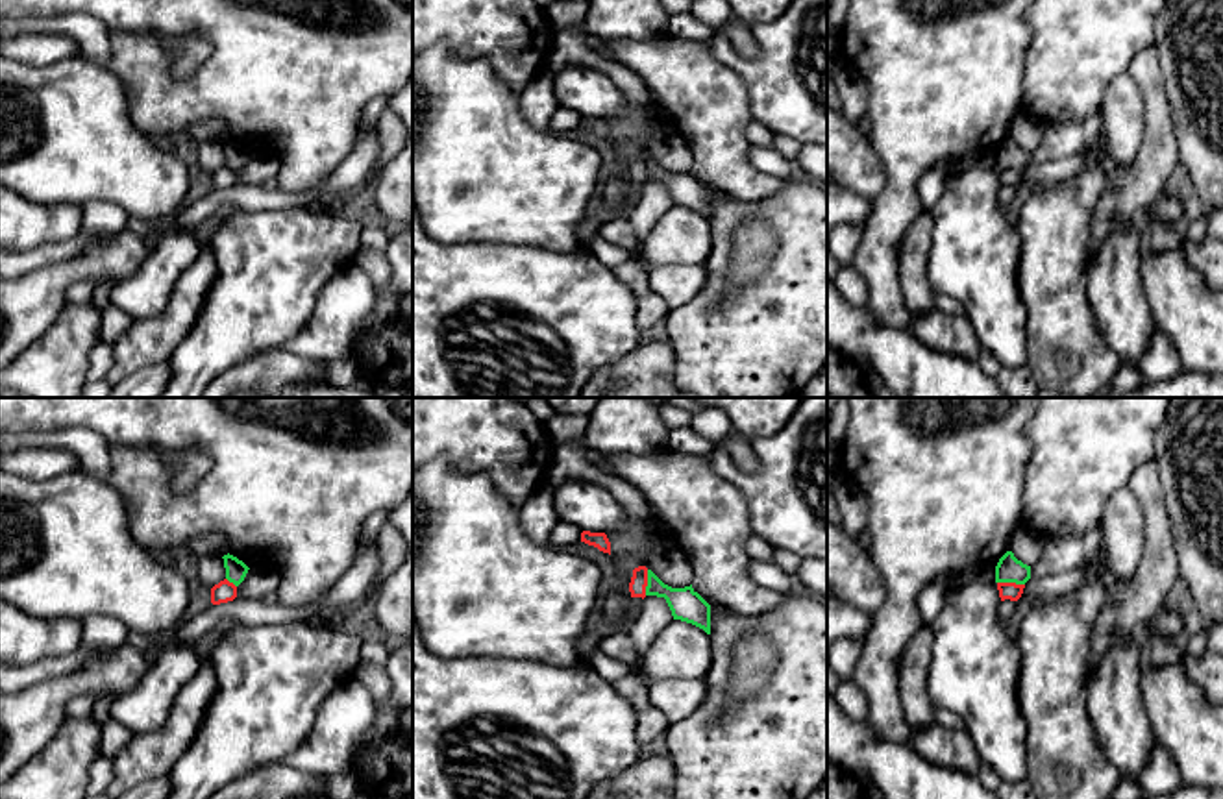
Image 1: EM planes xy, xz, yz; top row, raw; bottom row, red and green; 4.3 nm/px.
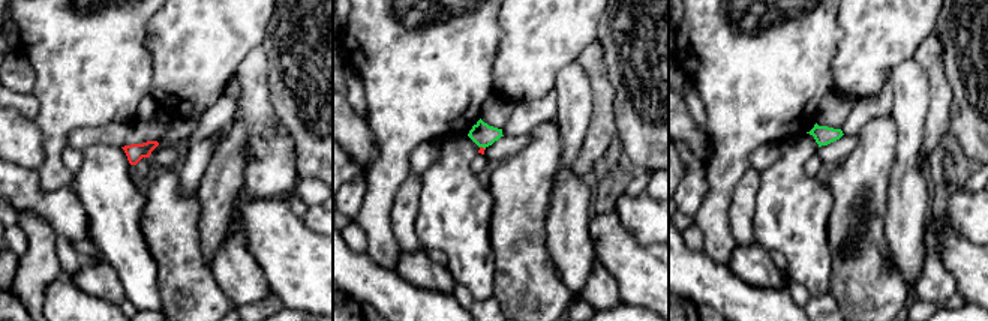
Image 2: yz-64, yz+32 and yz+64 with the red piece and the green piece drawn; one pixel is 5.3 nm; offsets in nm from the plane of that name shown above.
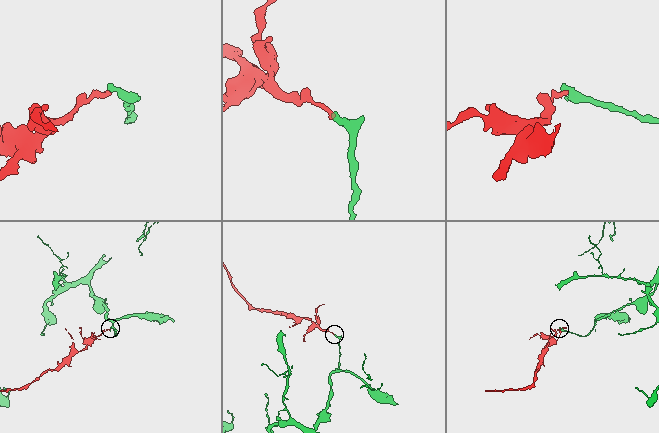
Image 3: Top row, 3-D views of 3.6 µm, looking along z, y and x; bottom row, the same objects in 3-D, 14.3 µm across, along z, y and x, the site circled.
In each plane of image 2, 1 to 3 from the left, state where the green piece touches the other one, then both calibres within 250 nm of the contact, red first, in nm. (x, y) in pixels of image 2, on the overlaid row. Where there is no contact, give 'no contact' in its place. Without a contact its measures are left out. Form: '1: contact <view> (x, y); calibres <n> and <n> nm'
1: no contact
2: contact yz+32 (482, 147); calibres 30 and 120 nm
3: no contact

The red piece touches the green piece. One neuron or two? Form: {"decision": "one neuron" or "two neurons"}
{"decision": "two neurons"}

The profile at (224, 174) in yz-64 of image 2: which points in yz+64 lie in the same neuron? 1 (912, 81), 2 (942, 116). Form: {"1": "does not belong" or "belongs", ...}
{"1": "does not belong", "2": "belongs"}

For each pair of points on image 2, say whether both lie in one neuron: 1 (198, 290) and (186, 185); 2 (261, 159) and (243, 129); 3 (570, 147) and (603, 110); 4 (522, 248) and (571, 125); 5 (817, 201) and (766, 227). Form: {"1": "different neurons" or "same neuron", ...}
{"1": "different neurons", "2": "different neurons", "3": "different neurons", "4": "different neurons", "5": "same neuron"}

